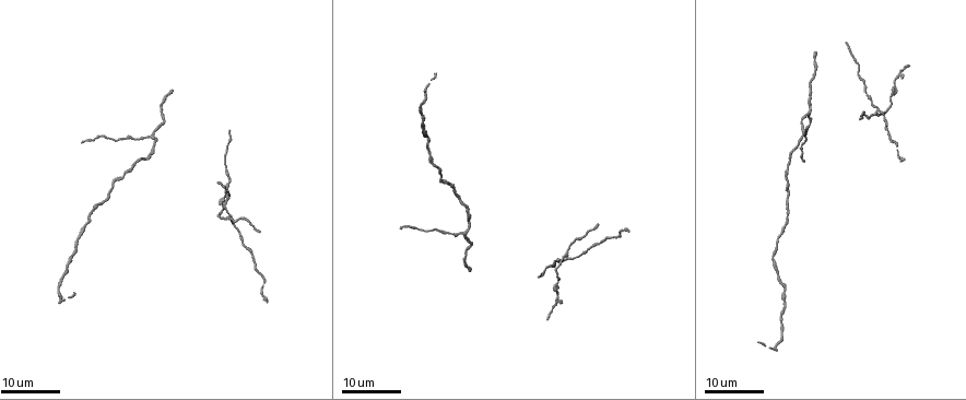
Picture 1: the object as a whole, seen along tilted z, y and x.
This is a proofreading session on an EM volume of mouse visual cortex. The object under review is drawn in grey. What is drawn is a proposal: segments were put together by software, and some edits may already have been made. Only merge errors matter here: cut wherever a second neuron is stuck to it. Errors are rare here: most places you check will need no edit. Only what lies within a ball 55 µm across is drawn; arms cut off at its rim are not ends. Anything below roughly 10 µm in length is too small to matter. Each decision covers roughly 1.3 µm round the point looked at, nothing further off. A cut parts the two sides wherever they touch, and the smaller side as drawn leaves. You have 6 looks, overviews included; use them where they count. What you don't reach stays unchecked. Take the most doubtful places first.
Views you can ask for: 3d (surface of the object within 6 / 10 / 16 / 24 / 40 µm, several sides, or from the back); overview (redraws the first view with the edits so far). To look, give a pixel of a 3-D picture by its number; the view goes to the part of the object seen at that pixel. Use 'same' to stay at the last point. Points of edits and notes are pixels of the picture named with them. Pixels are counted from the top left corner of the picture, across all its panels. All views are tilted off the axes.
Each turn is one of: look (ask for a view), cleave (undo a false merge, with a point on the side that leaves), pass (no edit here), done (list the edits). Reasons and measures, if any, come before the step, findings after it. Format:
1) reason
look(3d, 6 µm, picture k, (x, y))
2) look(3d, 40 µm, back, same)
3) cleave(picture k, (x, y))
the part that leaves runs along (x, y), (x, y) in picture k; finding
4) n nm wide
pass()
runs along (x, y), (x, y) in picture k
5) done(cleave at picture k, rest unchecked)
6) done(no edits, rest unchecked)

four arms meet
look(3d, 16 µm, picture 1, (875, 110))

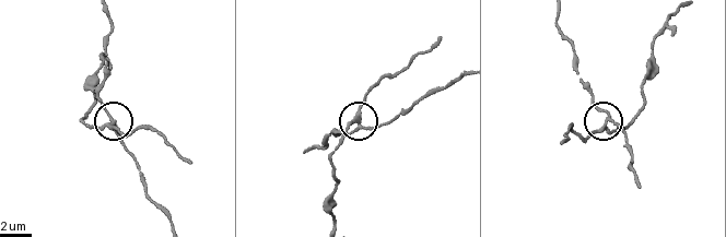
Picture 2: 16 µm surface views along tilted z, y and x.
look(3d, 10 µm, picture 2, (605, 125))

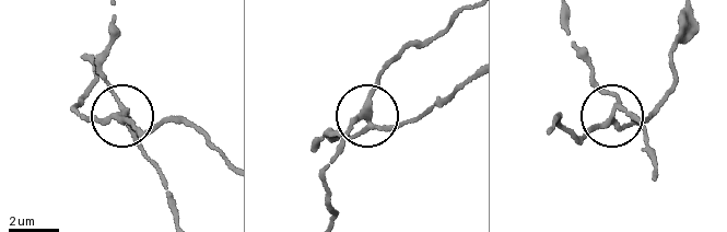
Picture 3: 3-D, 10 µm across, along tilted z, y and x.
210 nm wide
cleave(picture 3, (132, 123))
the part that leaves runs along (616, 114), (623, 123), (649, 113), (671, 86), (680, 13) in picture 3; a second neuron is stuck on

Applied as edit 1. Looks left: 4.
see it whole again
look(overview)

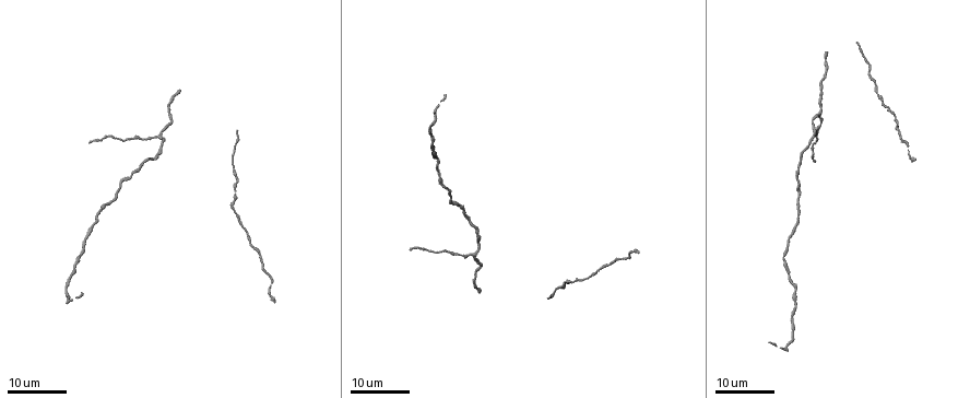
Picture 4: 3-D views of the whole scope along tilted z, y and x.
sudden change in width
look(3d, 24 µm, picture 4, (464, 209))

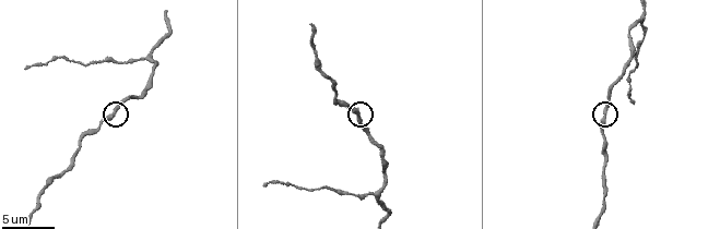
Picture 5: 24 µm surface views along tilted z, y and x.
look(3d, 6 µm, picture 5, (605, 111))

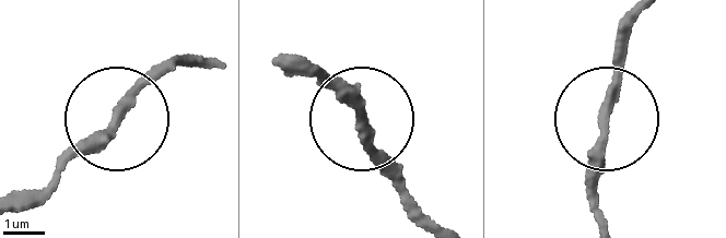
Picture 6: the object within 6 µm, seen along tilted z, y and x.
other side
look(3d, 6 µm, back, picture 6, (364, 119))

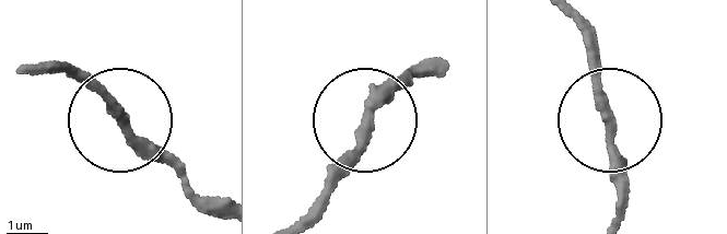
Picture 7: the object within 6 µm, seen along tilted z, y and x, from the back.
pass()
runs along (304, 224), (372, 101), (407, 73) in picture 7; all the same neuron

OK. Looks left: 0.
done(cleave at picture 3, rest unchecked)

